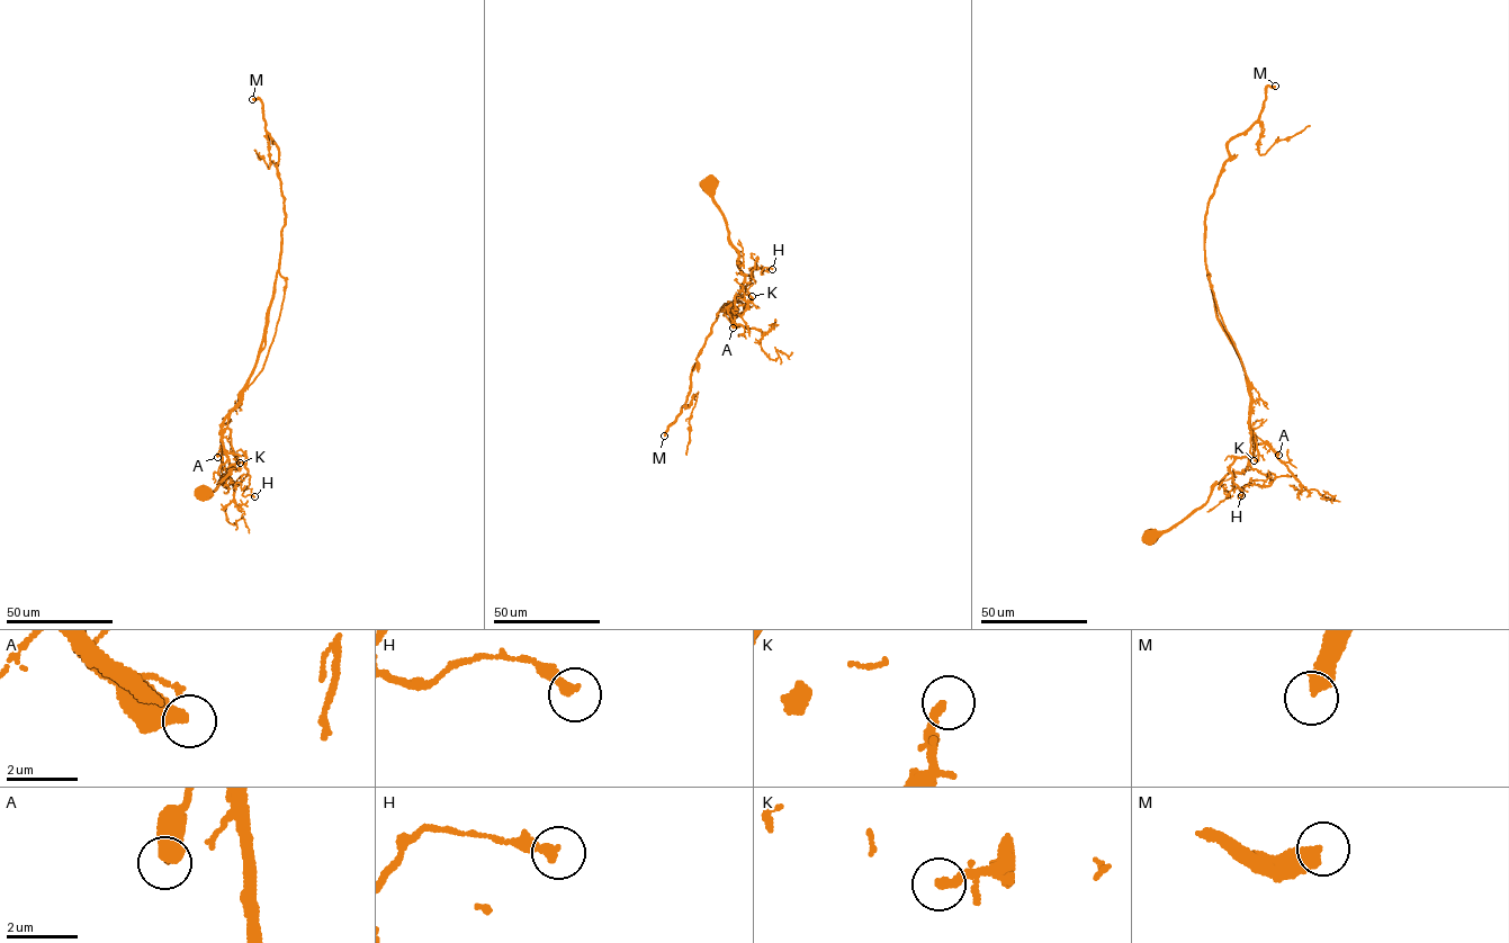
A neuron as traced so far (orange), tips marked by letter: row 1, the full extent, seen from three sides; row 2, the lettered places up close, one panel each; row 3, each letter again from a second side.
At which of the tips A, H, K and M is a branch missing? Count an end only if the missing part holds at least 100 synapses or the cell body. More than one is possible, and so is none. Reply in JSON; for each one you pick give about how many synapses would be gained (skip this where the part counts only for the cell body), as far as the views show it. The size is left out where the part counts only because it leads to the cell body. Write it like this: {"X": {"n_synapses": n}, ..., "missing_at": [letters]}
{"M": {"n_synapses": 500}, "missing_at": ["M"]}

